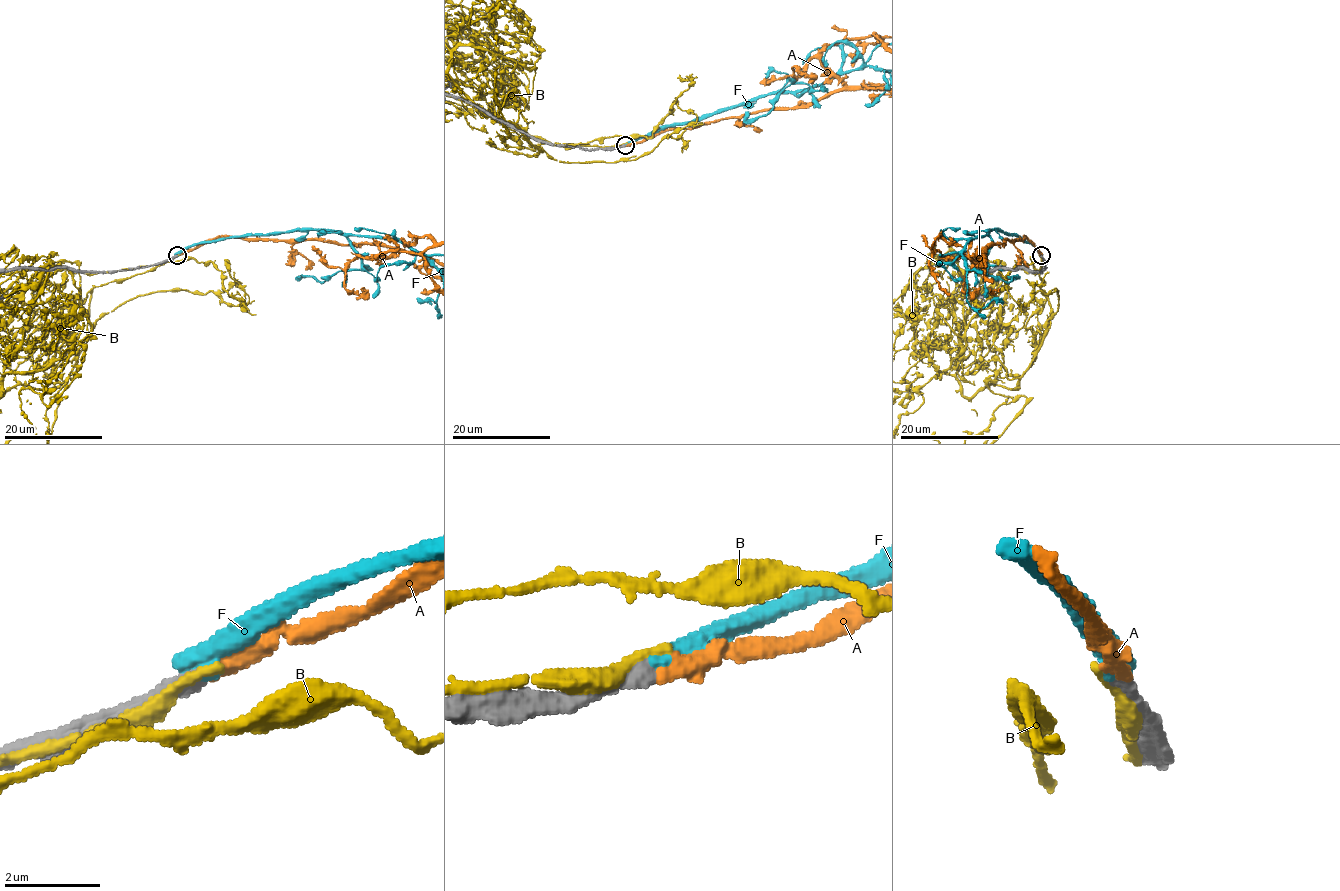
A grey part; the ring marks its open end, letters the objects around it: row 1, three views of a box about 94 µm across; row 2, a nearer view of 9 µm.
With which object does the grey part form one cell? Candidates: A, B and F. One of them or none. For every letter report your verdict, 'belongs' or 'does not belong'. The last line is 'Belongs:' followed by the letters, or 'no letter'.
A: belongs
B: does not belong
F: does not belong
Belongs: A

